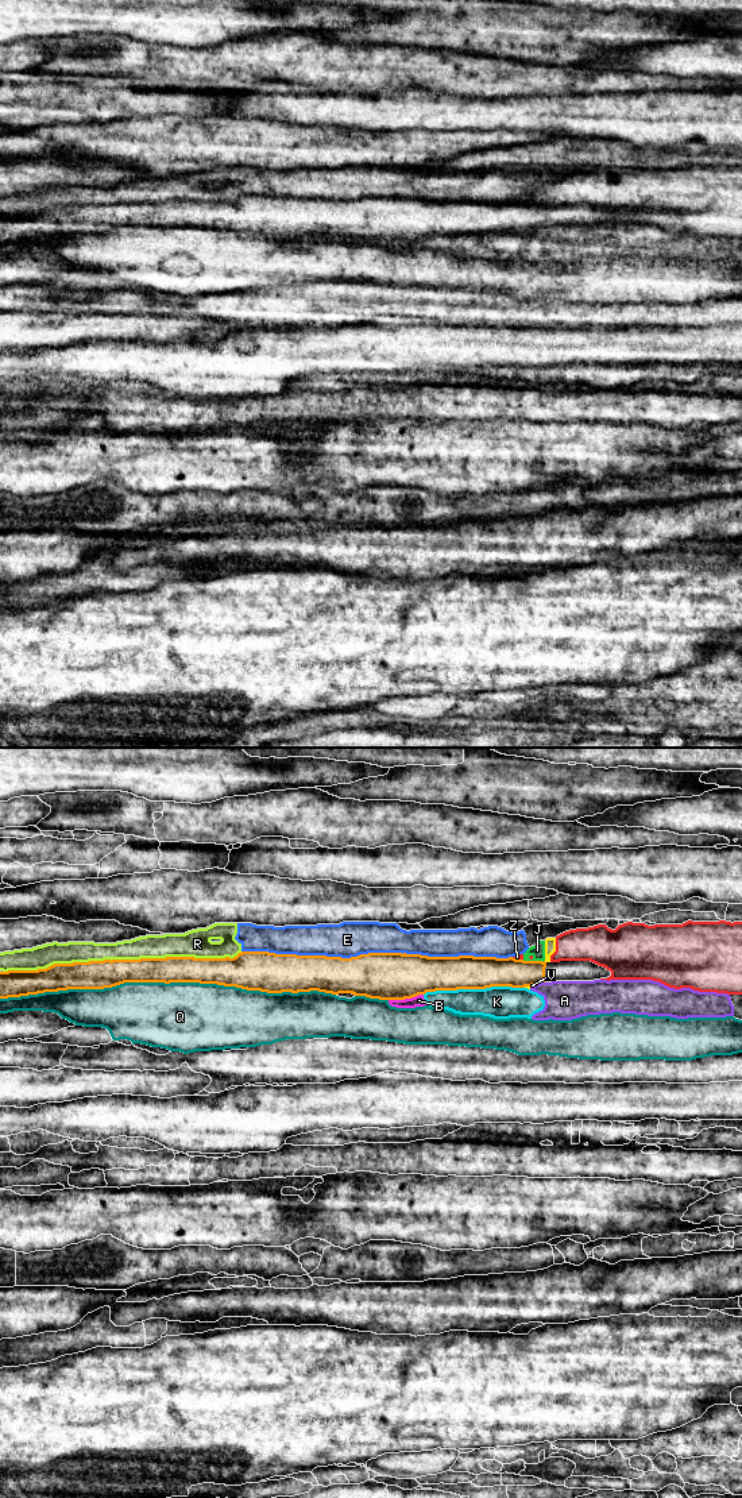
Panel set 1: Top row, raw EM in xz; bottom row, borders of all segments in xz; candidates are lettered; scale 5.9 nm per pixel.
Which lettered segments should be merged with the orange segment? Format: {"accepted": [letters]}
{"accepted": []}

